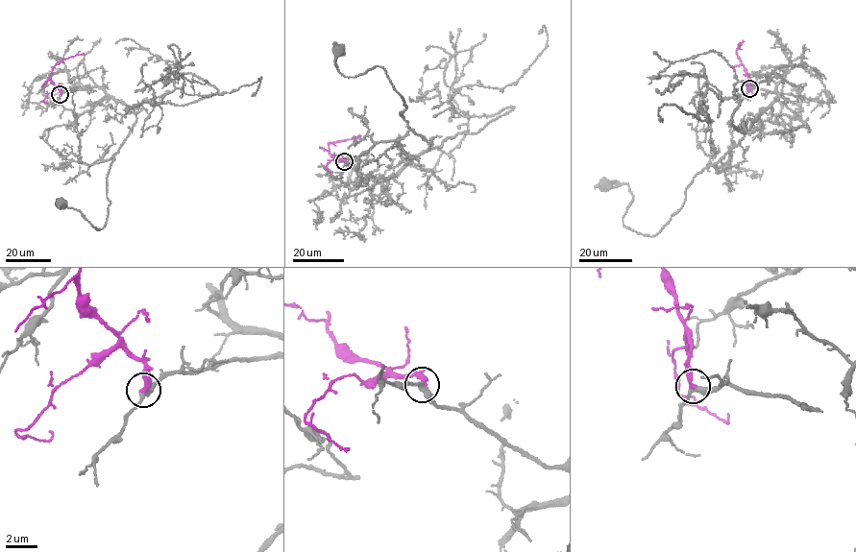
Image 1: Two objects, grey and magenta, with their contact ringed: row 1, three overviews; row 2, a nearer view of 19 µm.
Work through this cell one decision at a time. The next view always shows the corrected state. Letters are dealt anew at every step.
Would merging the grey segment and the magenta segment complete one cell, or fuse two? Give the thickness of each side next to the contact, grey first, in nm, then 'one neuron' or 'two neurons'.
320 nm thick on the grey side, 360 nm on the other; one neuron

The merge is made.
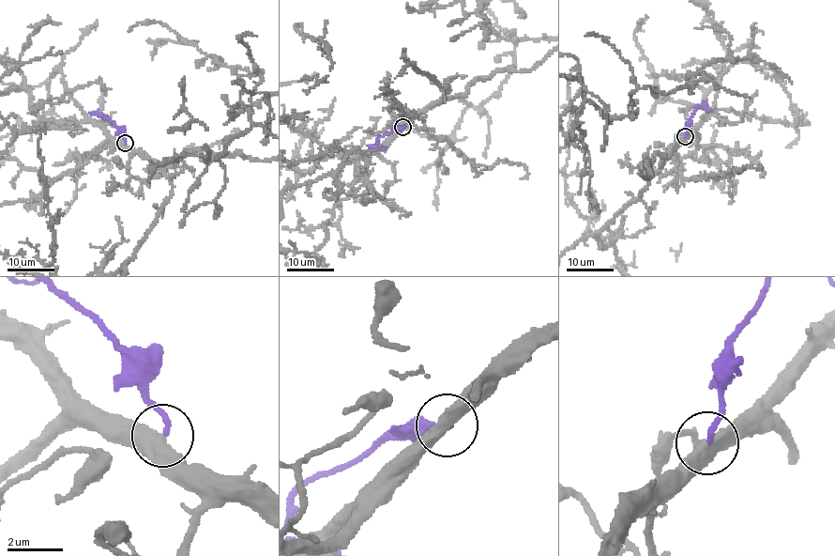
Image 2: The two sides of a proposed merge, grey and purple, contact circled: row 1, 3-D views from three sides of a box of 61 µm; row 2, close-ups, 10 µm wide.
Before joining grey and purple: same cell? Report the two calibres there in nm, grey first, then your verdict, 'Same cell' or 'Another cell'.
Thickness 500 nm (grey) against 180 nm. Another cell

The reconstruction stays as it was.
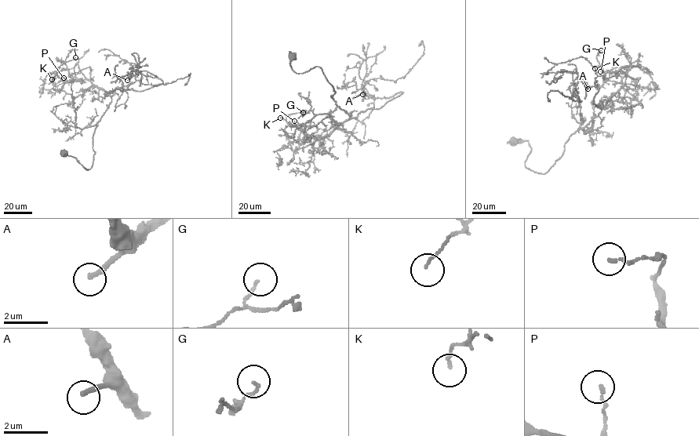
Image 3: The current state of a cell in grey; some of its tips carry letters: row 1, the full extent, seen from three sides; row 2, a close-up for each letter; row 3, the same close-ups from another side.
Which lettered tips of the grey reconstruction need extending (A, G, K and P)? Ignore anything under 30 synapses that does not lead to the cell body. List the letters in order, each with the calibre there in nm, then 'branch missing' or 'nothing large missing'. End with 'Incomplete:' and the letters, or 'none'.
A: 200 nm | branch missing
G: 120 nm | nothing large missing
K: 120 nm | nothing large missing
P: 130 nm | nothing large missing
Incomplete: A

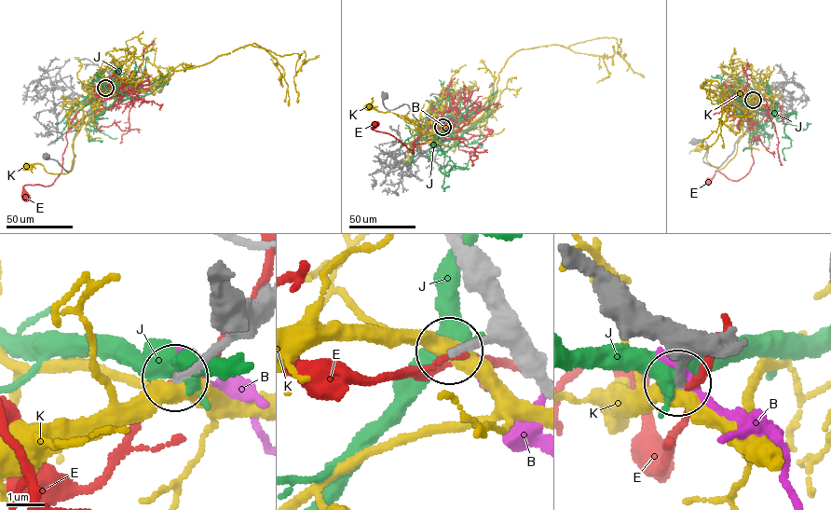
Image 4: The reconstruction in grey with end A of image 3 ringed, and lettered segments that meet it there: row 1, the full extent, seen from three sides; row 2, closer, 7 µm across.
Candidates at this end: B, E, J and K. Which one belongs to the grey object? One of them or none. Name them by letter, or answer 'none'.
none

